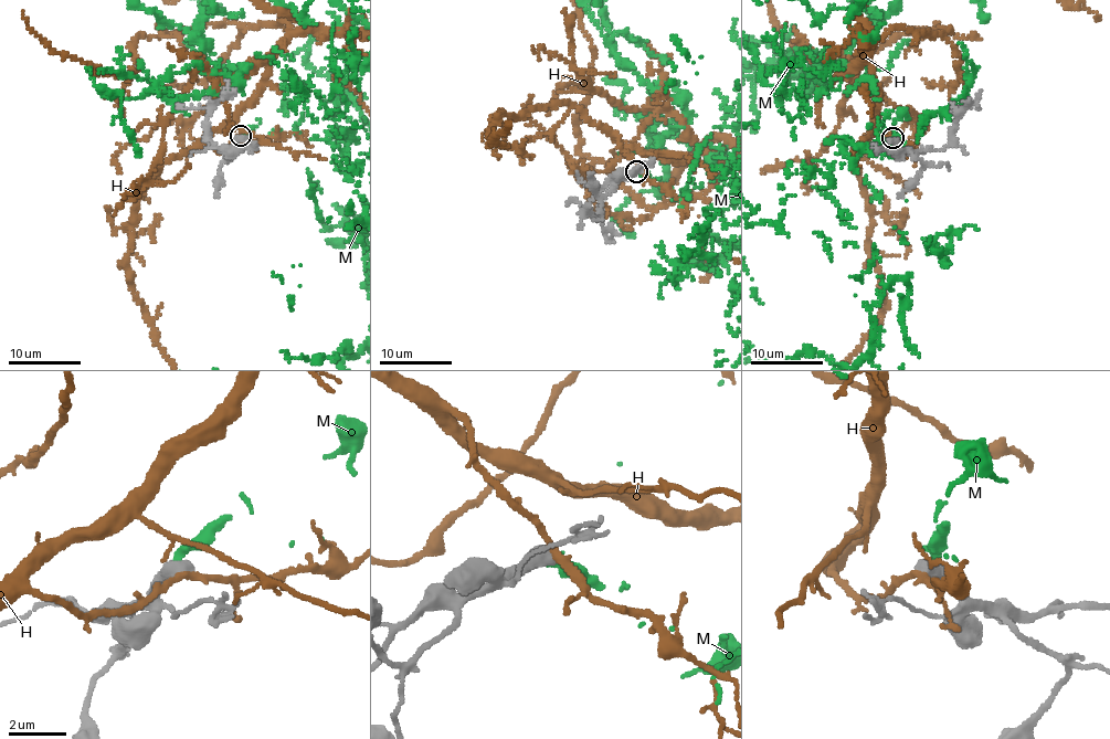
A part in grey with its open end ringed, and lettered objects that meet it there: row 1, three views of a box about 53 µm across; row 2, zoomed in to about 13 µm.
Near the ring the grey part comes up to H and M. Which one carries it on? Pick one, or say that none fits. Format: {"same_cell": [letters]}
{"same_cell": ["M"]}

